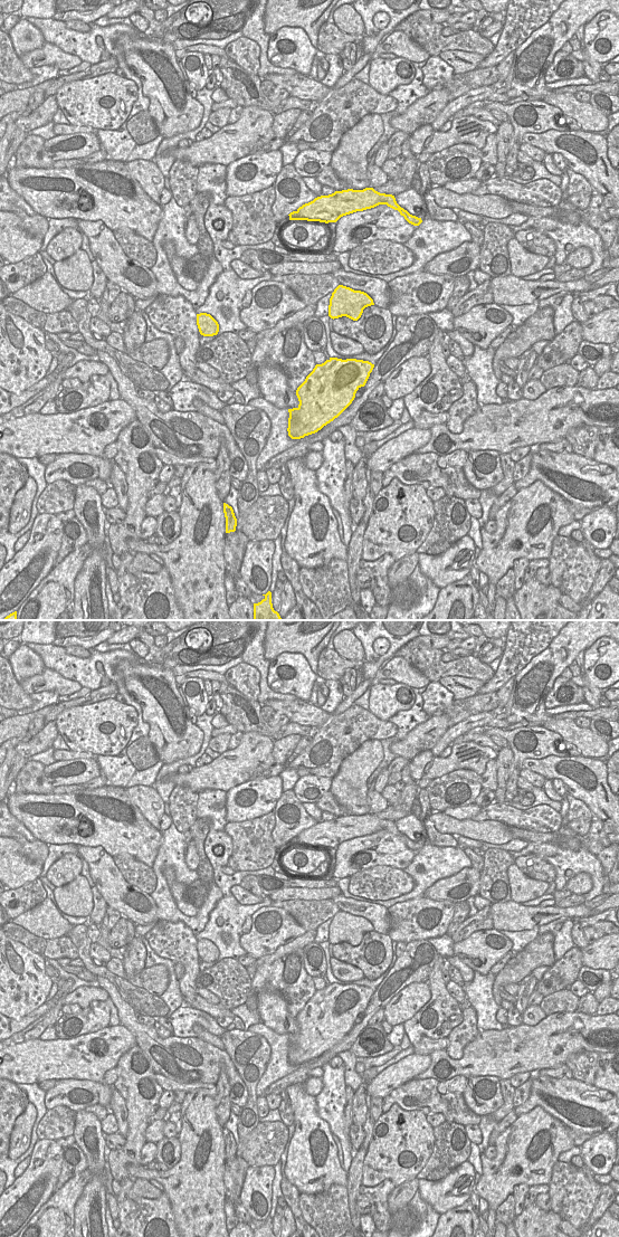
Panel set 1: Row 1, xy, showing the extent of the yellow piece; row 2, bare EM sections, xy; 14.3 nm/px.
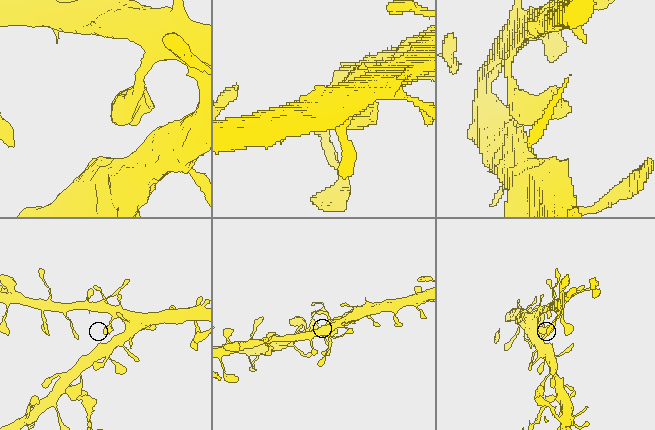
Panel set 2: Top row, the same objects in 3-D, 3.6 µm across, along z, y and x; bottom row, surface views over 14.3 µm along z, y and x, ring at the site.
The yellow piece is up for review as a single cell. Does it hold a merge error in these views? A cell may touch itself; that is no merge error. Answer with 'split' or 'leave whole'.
leave whole

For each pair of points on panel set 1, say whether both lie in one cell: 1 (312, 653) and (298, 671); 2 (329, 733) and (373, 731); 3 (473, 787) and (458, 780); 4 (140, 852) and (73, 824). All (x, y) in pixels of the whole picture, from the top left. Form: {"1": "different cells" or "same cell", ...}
{"1": "different cells", "2": "same cell", "3": "same cell", "4": "same cell"}

